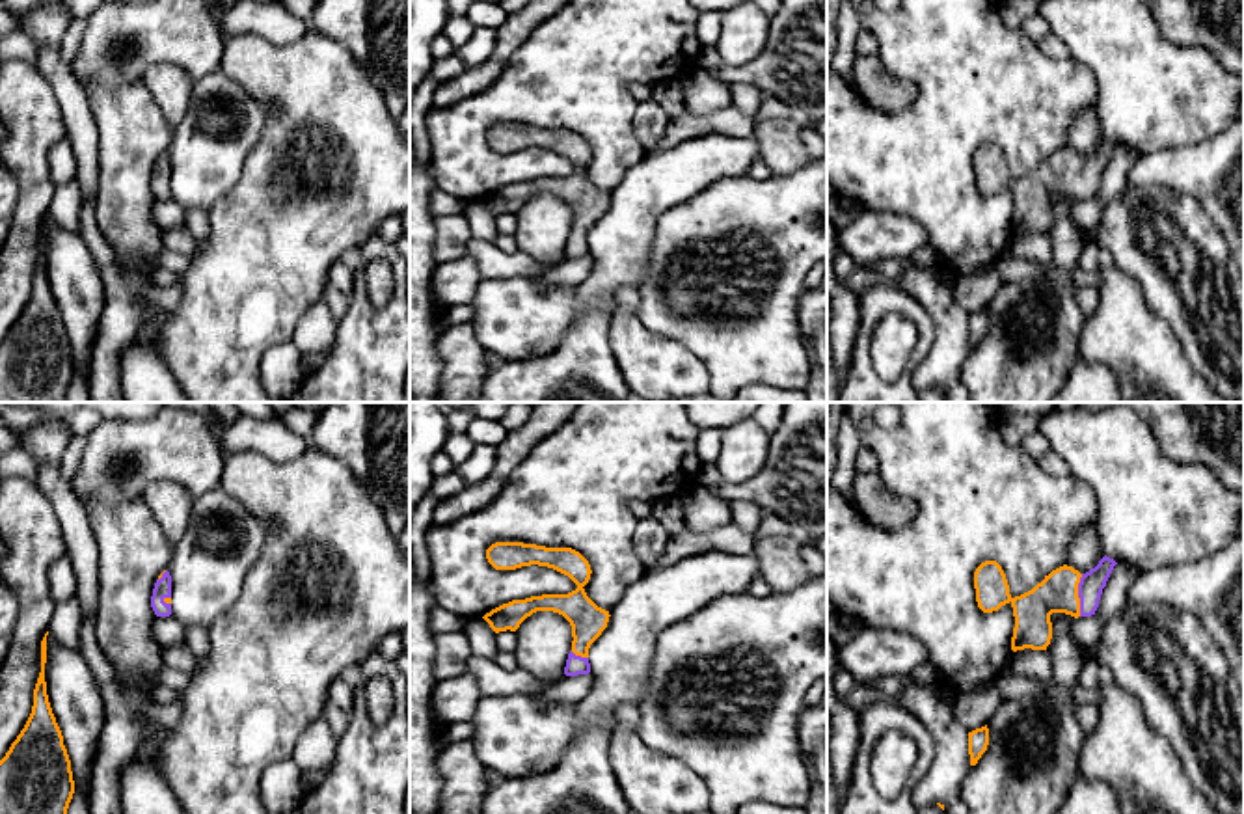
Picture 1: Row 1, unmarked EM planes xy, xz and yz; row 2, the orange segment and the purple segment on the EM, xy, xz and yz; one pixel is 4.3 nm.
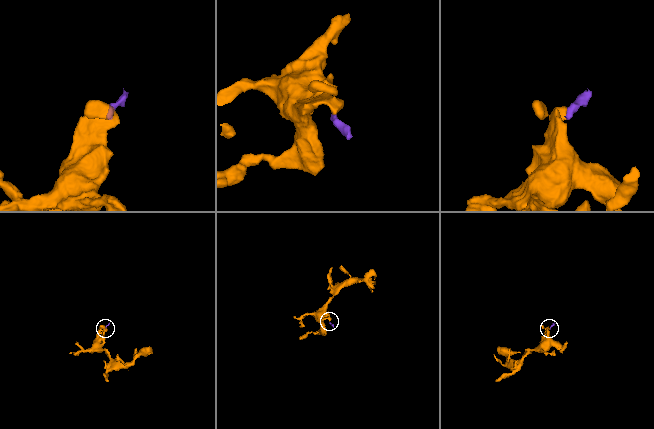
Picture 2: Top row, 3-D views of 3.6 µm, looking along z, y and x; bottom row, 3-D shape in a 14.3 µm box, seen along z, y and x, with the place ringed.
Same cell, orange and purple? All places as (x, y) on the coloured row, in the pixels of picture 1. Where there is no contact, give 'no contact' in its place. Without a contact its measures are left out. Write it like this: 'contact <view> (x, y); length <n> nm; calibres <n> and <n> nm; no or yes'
contact yz (1077, 595); length 180 nm; calibres 180 and 110 nm; yes

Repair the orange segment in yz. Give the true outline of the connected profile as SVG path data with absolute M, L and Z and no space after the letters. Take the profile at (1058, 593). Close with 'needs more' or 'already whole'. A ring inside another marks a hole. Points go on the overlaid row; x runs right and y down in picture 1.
M1106 555L1086 574L1063 564L1032 590L1013 598L1002 566L996 561L985 561L974 572L976 602L983 613L998 611L1006 604L1013 607L1013 652L1047 650L1052 639L1050 615L1065 613L1075 618L1095 615L1116 564Z | needs more

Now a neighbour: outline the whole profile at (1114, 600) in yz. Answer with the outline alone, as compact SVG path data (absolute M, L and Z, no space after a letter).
M1116 564L1106 587L1102 589L1099 607L1095 615L1101 618L1102 626L1110 624L1110 620L1129 609L1129 589L1134 581L1136 572L1125 564Z

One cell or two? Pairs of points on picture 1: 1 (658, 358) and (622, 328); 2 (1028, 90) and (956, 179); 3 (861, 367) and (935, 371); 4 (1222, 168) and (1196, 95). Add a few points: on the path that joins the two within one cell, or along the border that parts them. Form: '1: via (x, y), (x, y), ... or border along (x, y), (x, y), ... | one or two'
1: via (649, 354), (632, 338) | one
2: via (1004, 107), (956, 155) | one
3: border along (933, 328), (933, 347), (917, 369), (913, 382) | two
4: border along (1224, 131), (1168, 149) | two

